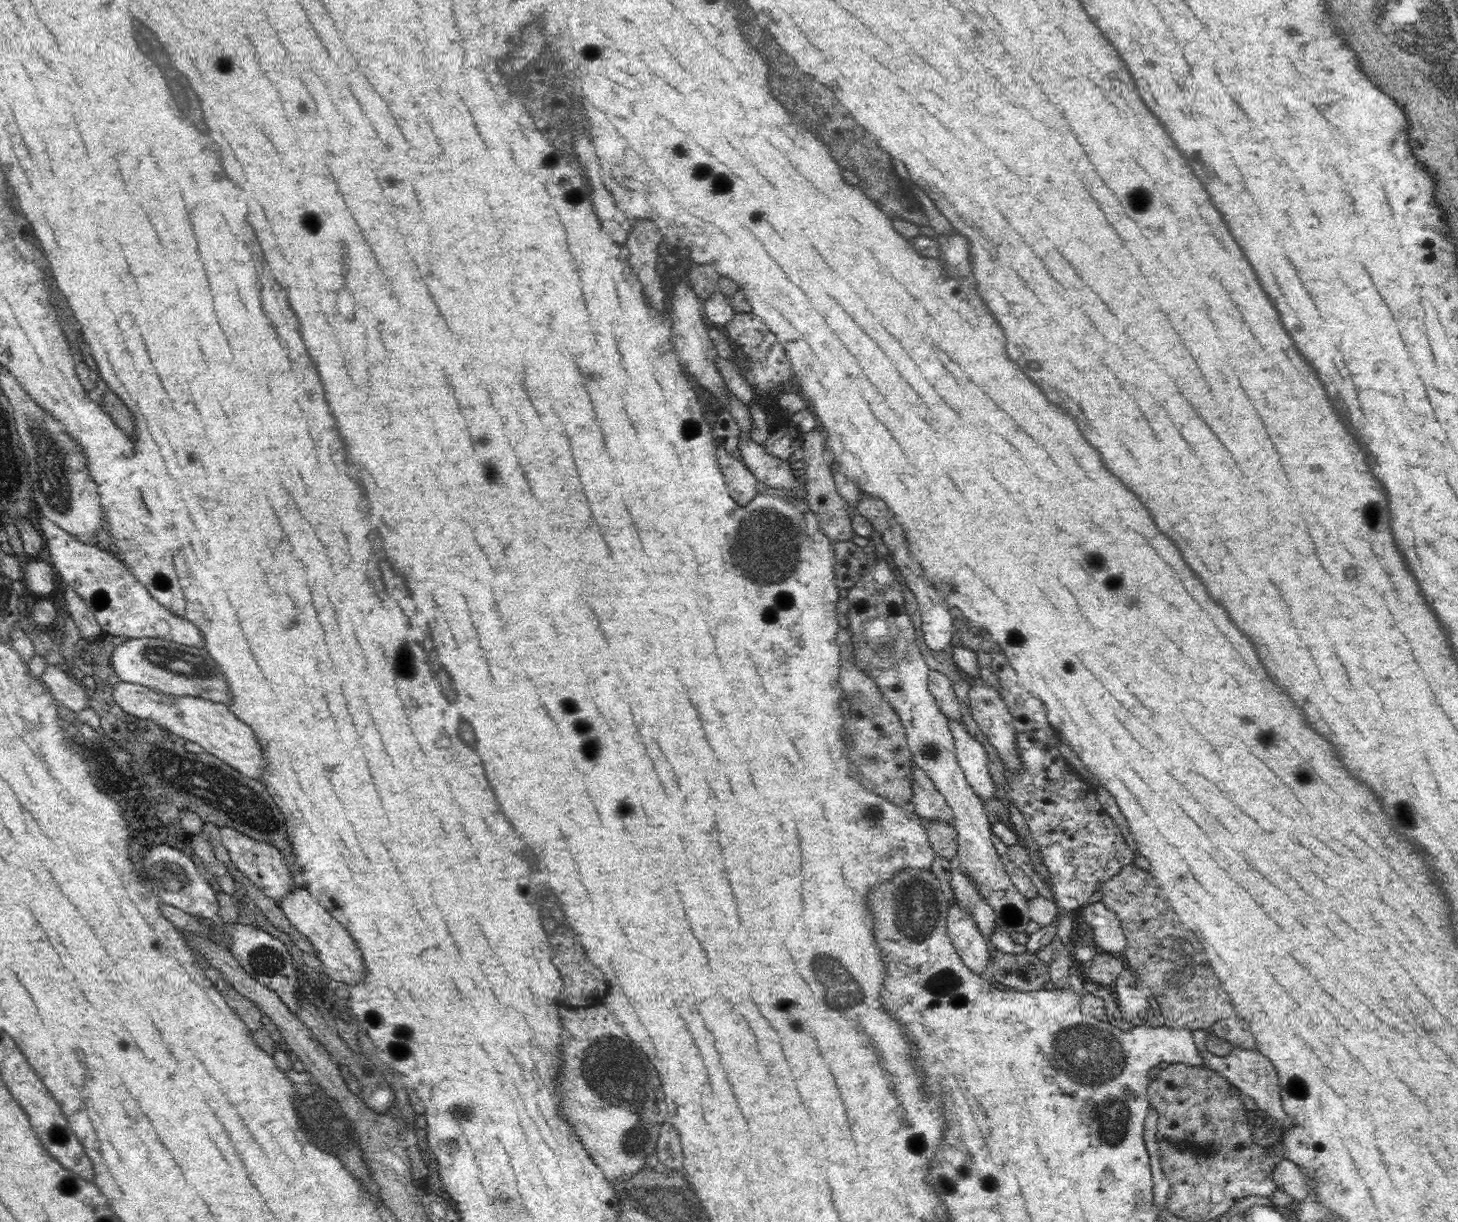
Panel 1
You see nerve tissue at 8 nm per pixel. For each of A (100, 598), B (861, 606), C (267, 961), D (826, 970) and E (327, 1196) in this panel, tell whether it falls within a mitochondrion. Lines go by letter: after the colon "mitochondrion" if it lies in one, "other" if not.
A: mitochondrion
B: mitochondrion
C: mitochondrion
D: mitochondrion
E: other

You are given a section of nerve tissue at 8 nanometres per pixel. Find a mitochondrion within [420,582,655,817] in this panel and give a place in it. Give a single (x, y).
(591, 745)

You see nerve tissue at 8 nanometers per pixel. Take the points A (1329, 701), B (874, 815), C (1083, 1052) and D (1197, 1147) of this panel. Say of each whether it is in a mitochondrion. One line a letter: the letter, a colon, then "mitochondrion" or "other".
A: other
B: mitochondrion
C: mitochondrion
D: mitochondrion

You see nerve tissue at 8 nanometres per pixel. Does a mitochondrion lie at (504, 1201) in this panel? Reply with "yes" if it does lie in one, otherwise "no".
yes

